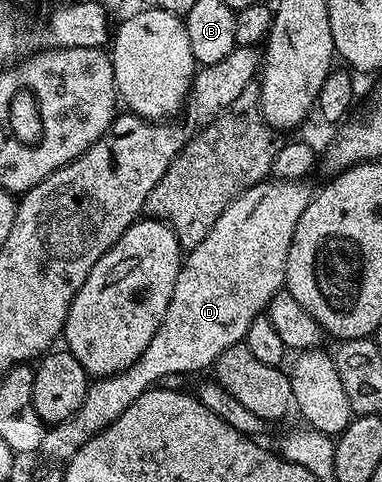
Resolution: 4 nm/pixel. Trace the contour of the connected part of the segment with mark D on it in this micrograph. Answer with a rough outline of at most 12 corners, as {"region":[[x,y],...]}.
{"region":[[270,177],[183,258],[168,313],[39,456],[70,460],[136,397],[213,368],[283,290],[309,182]]}

